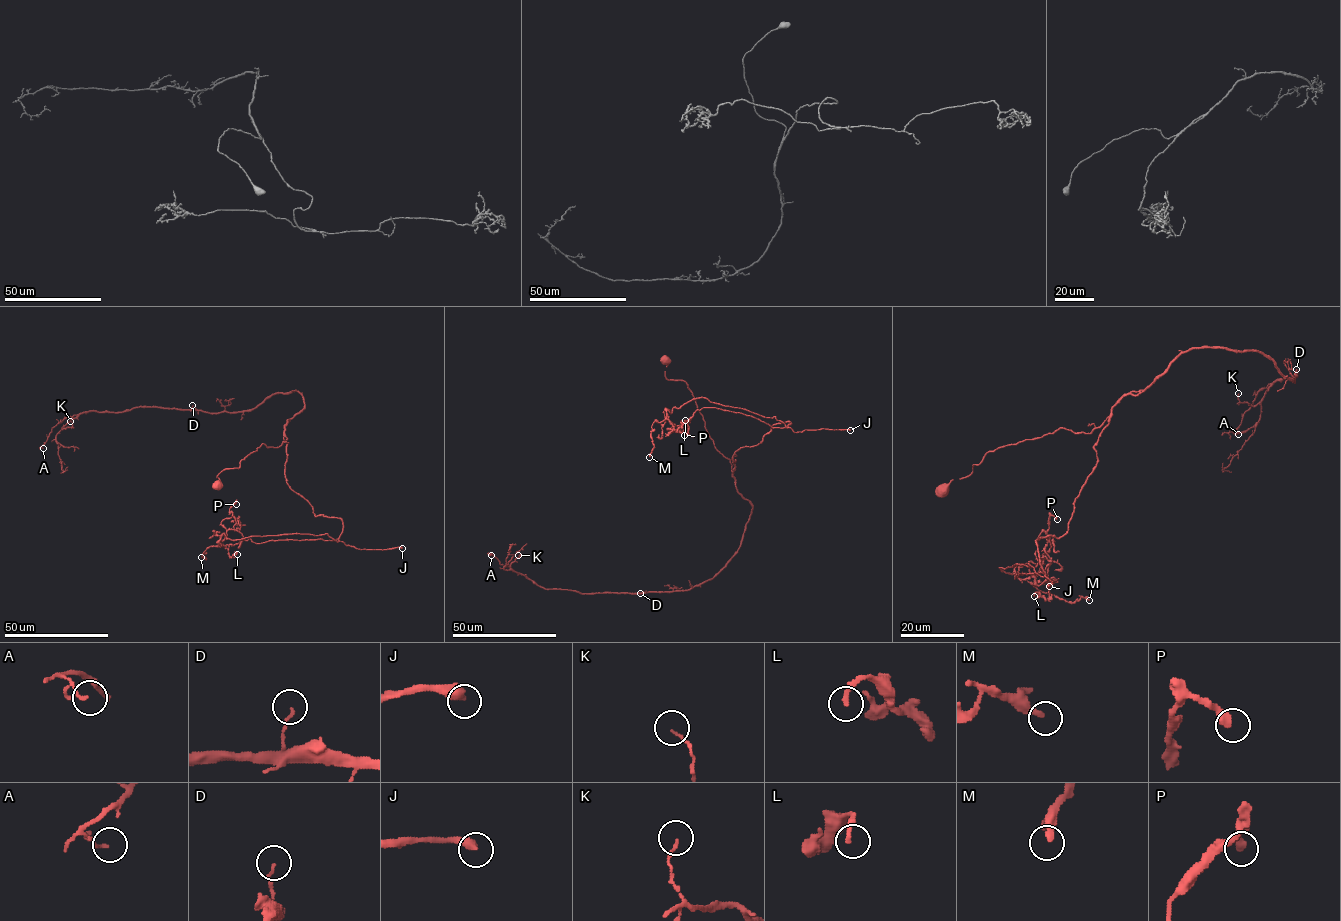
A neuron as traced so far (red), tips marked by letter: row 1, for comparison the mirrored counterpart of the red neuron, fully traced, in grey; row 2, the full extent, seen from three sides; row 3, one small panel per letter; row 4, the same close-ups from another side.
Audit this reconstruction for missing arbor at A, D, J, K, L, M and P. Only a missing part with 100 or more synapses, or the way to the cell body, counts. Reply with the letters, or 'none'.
J

